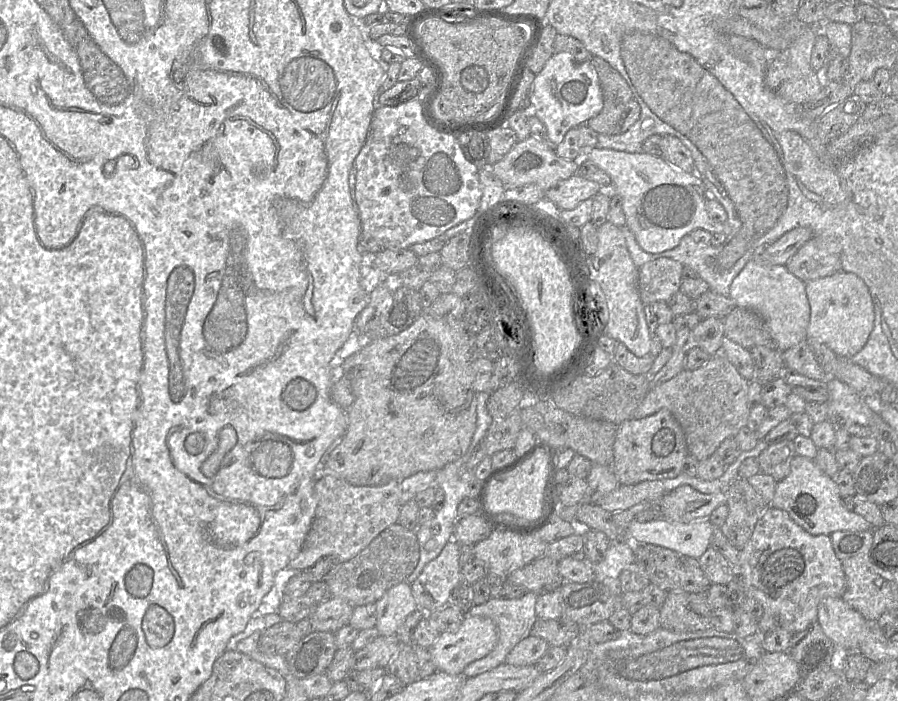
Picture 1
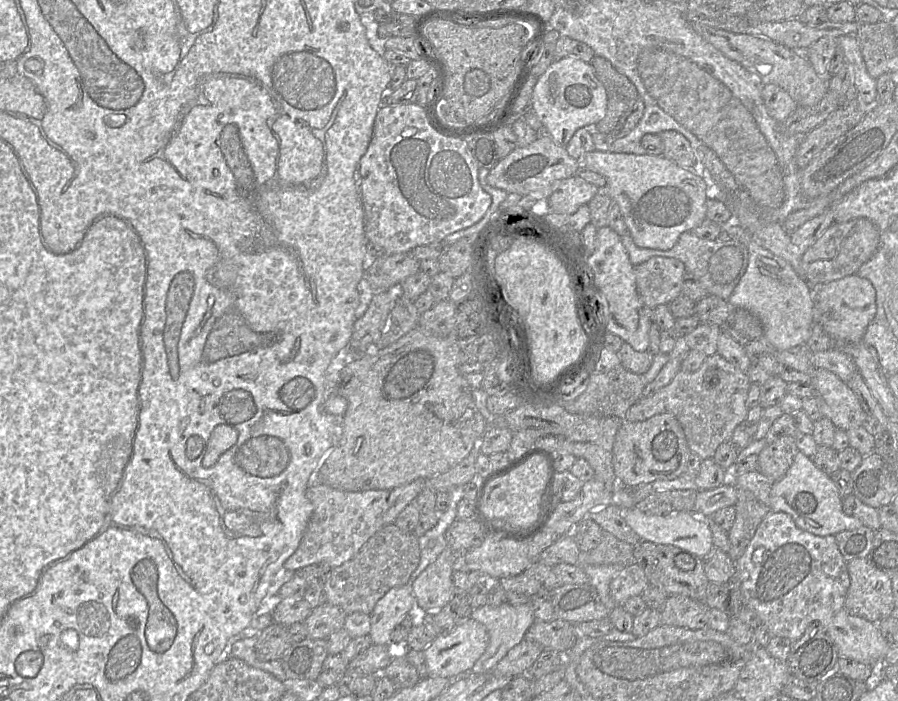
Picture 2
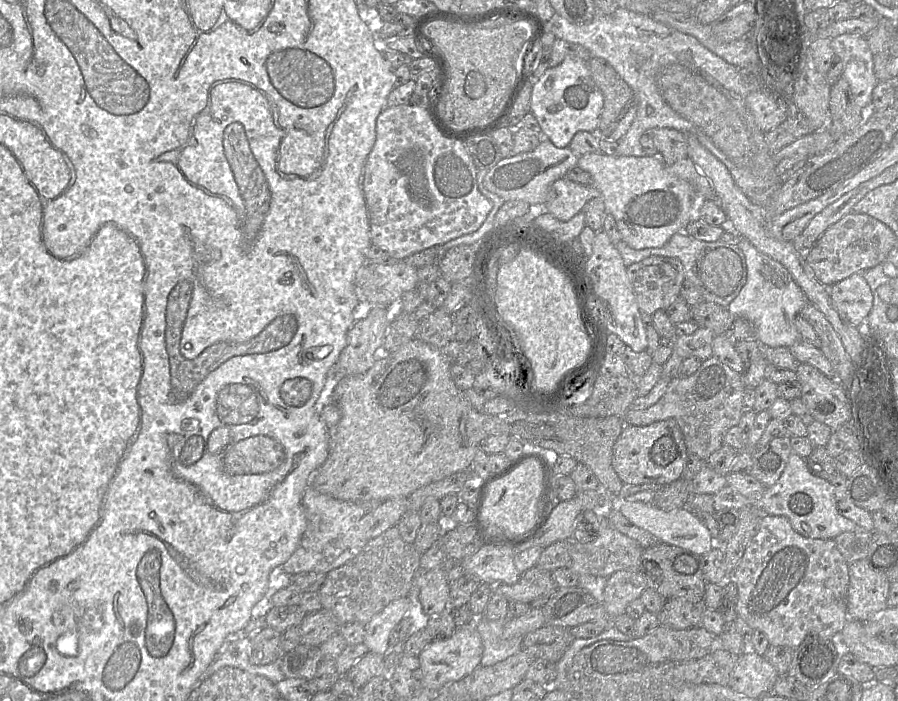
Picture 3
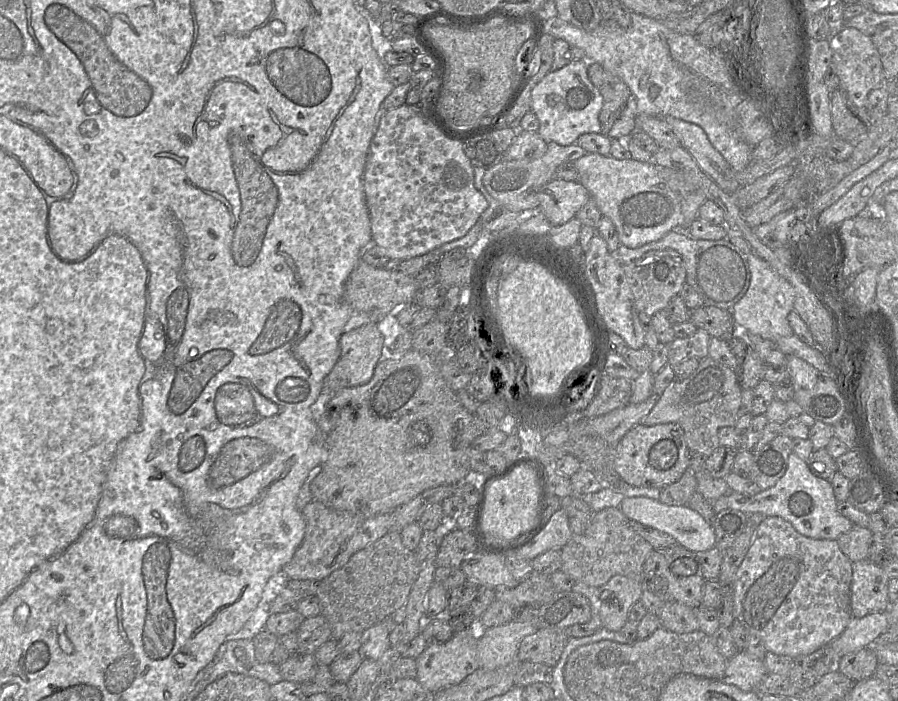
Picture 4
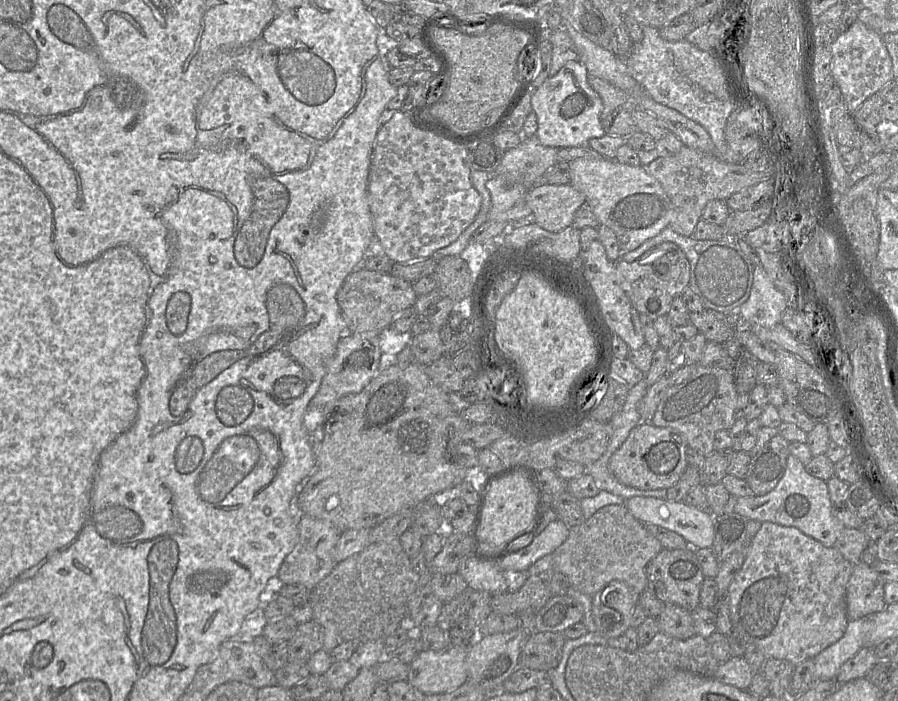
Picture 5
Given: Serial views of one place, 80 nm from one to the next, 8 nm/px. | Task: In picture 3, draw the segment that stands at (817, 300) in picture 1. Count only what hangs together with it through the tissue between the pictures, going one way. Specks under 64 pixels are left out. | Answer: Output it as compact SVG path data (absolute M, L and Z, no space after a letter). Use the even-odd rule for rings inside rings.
M861 273L830 286L829 295L838 312L855 327L862 324L873 306L872 291Z

